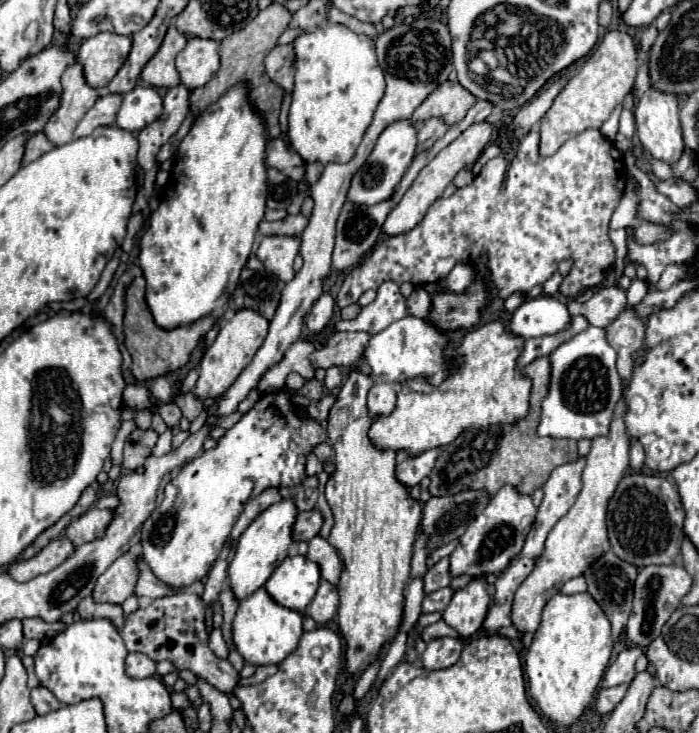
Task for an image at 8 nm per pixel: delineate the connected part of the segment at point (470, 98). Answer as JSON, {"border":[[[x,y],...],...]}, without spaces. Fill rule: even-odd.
{"border":[[[444,81],[414,111],[412,121],[420,123],[430,117],[442,117],[448,125],[454,125],[464,119],[464,115],[474,103],[476,103],[476,97],[470,91],[462,89],[458,81]]]}

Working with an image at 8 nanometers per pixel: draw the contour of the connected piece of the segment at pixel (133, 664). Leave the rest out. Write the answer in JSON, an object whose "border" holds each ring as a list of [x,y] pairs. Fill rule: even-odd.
{"border":[[[128,653],[126,657],[126,673],[132,679],[146,679],[156,675],[156,661],[150,661],[144,653]]]}

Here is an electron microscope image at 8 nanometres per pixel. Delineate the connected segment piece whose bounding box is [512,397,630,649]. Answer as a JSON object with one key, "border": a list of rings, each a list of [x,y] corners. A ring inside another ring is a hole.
{"border":[[[622,397],[614,409],[614,417],[610,423],[610,433],[606,437],[594,437],[592,439],[592,449],[586,455],[586,467],[582,473],[582,491],[572,505],[572,509],[554,525],[550,531],[544,551],[538,557],[530,577],[518,587],[514,593],[512,601],[512,625],[516,631],[522,633],[520,643],[524,649],[528,649],[534,641],[534,633],[540,625],[540,615],[546,605],[546,601],[562,589],[562,585],[572,579],[582,575],[592,561],[602,557],[610,549],[608,537],[606,537],[606,505],[608,499],[614,495],[618,481],[622,475],[628,471],[628,449],[630,449],[630,437],[626,433],[624,425],[624,413],[626,413],[626,399]]]}

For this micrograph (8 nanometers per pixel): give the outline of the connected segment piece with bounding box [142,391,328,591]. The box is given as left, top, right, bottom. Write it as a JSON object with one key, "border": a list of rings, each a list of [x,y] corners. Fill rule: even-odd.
{"border":[[[284,391],[264,393],[240,421],[232,429],[228,429],[222,439],[218,439],[216,449],[204,451],[198,459],[184,465],[178,477],[166,485],[164,501],[154,509],[154,513],[146,519],[142,527],[144,561],[150,565],[154,575],[160,581],[166,581],[166,585],[170,585],[176,591],[186,589],[196,581],[202,581],[208,575],[216,557],[220,555],[220,549],[224,541],[230,537],[230,531],[238,521],[238,515],[242,513],[250,495],[258,495],[266,487],[298,487],[306,479],[306,453],[310,453],[316,443],[322,443],[326,439],[328,437],[322,425],[312,421],[310,416],[305,419],[298,417],[298,409],[290,403]]]}

